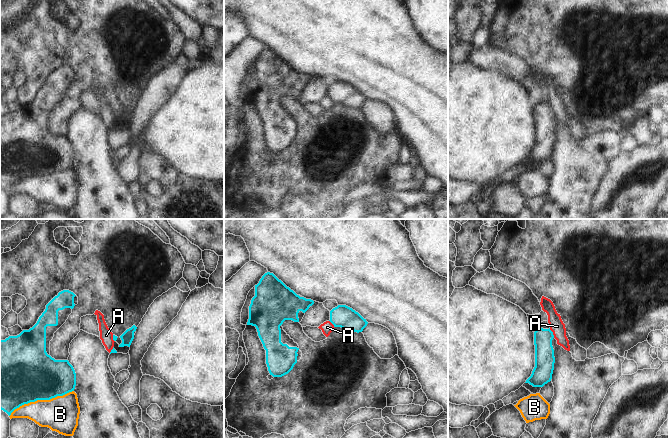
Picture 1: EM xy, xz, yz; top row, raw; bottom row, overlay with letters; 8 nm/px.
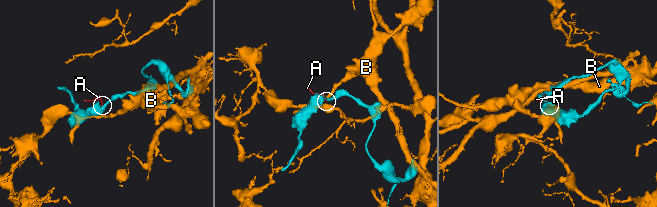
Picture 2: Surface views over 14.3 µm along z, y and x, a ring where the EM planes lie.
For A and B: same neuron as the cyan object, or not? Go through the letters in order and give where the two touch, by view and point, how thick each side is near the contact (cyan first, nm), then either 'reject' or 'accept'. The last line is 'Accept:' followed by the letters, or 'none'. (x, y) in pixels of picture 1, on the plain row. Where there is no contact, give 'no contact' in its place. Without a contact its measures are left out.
A: yz (552, 109) | 160/120 nm | reject
B: xy (40, 175) | 480/280 nm | reject
Accept: none

